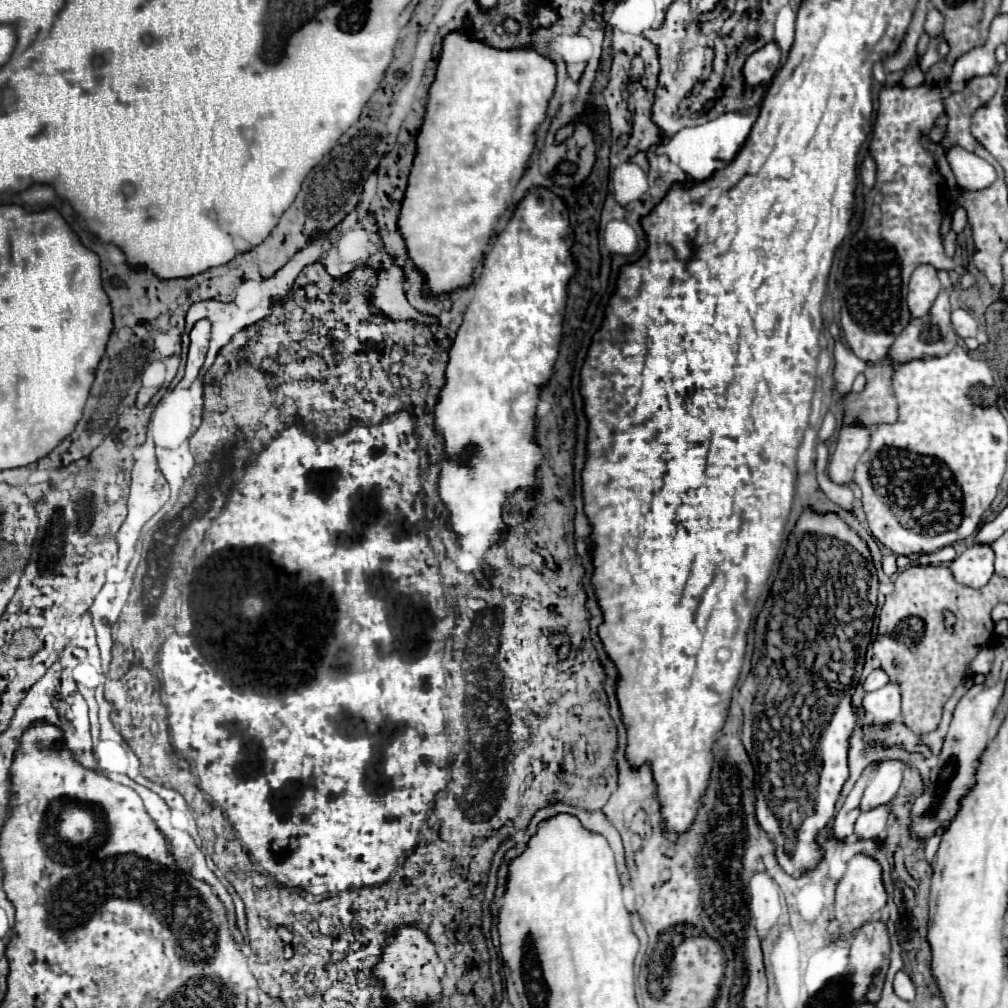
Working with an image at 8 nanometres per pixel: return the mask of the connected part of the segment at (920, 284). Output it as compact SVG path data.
M932 265L916 267L908 287L908 307L912 317L924 317L930 311L940 289L942 287L940 287L936 269Z

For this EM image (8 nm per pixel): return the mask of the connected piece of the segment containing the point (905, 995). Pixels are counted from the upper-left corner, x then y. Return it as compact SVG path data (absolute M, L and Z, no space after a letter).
M898 971L894 977L894 993L904 1001L914 1001L914 997L916 997L910 977L906 977L906 973L902 973L902 971Z

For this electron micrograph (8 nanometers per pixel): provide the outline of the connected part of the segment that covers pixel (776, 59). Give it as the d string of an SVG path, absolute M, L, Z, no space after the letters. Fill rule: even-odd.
M774 41L752 53L744 65L744 77L748 87L756 87L762 81L762 71L776 71L780 67L780 59L782 51Z

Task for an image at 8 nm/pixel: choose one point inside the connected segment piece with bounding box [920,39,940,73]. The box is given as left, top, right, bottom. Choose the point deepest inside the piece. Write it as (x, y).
(931, 58)

